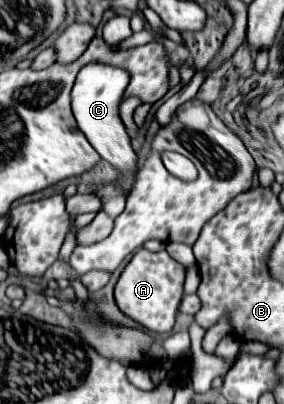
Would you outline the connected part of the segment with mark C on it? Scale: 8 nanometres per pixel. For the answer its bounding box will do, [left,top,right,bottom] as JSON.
[71,63,137,189]

